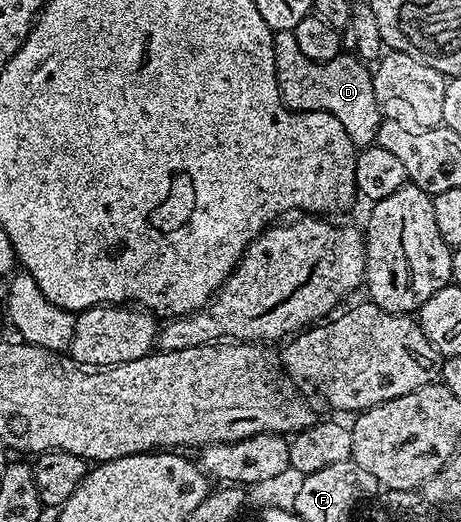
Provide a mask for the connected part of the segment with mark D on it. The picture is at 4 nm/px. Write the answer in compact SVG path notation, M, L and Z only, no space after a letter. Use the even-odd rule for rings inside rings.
M279 30L274 36L276 56L276 80L282 99L291 110L315 110L328 112L344 124L348 140L355 148L373 146L378 140L378 126L384 121L384 113L373 92L372 70L357 56L343 52L327 62L308 60L296 45L292 30ZM350 57L350 58L349 58Z

